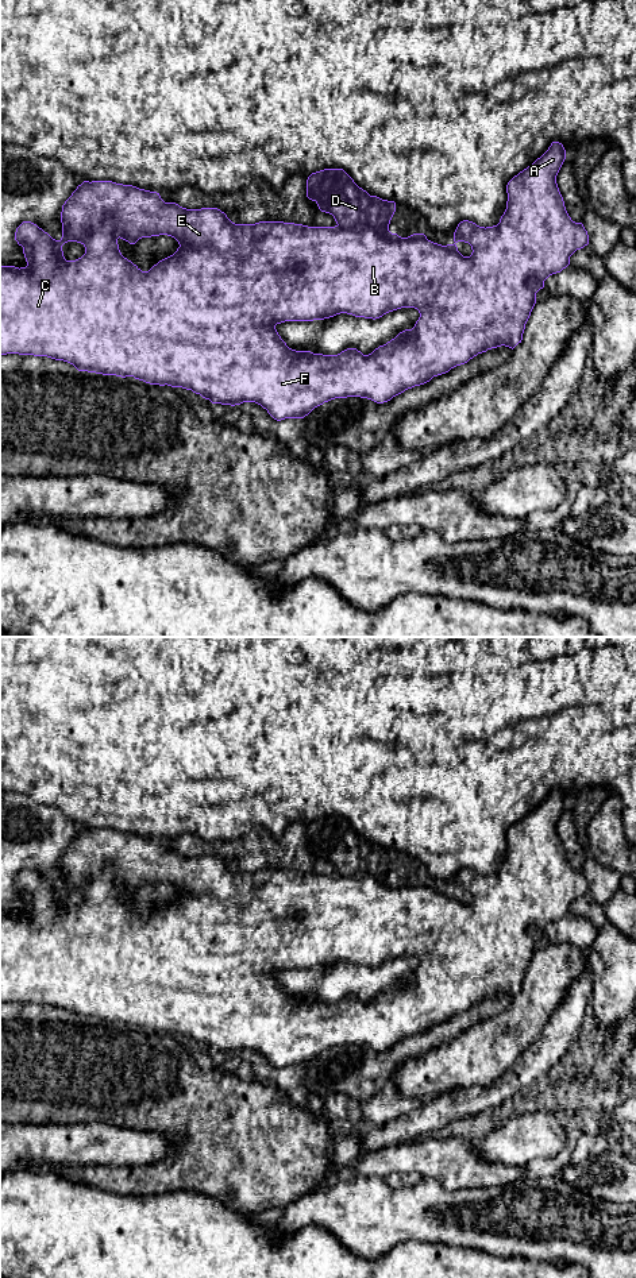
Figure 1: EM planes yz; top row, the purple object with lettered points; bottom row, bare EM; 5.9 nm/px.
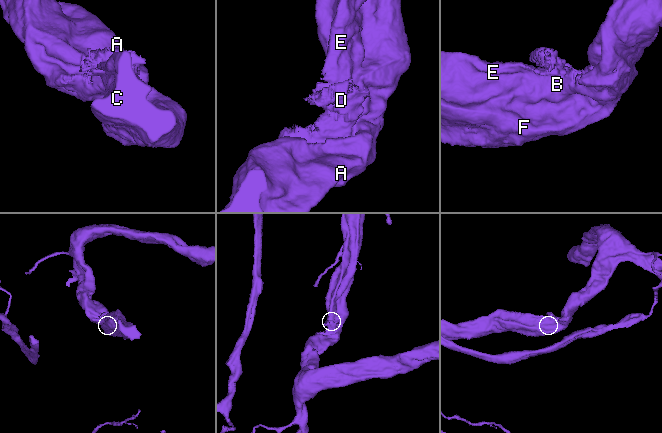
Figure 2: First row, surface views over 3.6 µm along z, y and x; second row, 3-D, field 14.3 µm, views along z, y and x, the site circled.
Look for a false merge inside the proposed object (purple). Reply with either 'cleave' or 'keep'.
cleave

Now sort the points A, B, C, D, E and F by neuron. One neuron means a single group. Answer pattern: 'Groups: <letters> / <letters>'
Groups: A B C E F / D

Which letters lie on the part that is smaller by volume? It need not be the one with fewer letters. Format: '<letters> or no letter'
D

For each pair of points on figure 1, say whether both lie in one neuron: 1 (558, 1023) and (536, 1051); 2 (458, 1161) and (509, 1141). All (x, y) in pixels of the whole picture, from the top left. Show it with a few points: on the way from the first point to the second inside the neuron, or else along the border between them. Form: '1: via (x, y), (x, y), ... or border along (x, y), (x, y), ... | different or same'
1: via (558, 1030), (543, 1045) | same
2: border along (473, 1145), (482, 1158), (502, 1162), (507, 1166) | different

